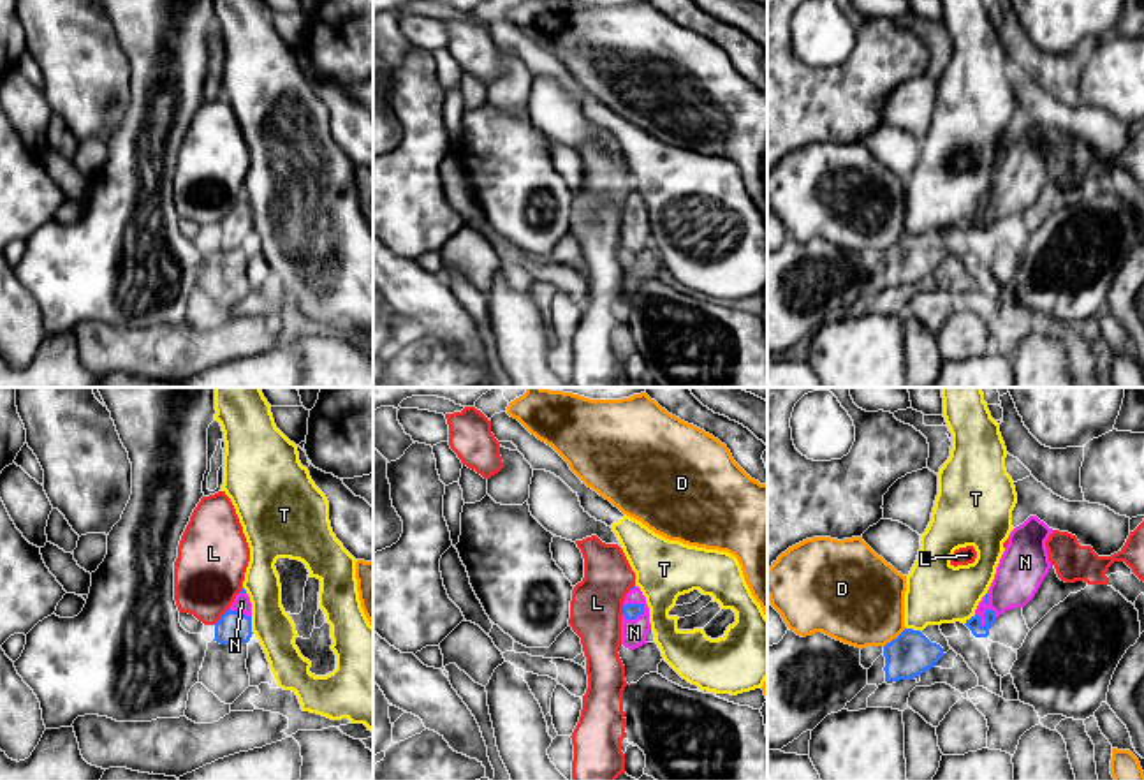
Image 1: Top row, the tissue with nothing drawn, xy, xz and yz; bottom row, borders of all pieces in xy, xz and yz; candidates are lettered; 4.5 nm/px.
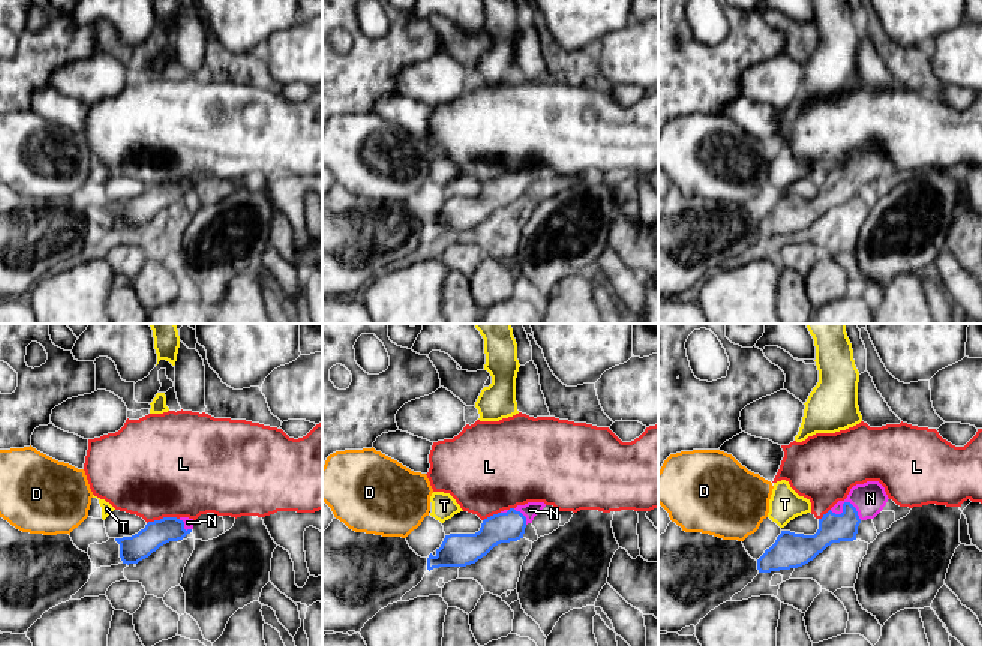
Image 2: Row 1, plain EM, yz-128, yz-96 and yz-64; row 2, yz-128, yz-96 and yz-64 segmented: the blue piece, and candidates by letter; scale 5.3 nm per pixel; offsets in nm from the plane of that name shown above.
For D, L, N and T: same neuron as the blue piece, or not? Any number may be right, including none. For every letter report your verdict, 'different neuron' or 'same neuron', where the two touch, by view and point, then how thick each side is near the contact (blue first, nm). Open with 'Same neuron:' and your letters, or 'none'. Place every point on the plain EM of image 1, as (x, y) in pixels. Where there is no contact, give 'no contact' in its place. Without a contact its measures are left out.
Same neuron: N
D: different neuron; contact yz (896, 243); calibres 200 and 420 nm
L: different neuron; contact xy (220, 222); calibres 150 and 320 nm
N: same neuron; contact xz (636, 222); calibres 70 and 110 nm
T: different neuron; contact xy (250, 231); calibres 150 and 180 nm

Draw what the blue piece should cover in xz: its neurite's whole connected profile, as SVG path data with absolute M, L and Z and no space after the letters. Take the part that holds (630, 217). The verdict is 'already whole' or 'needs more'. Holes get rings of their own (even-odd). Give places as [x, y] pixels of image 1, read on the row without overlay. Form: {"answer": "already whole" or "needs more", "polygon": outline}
{"answer": "needs more", "polygon": "M632 192L623 206L621 250L635 255L646 250L646 239L651 236L649 213L639 192Z"}

